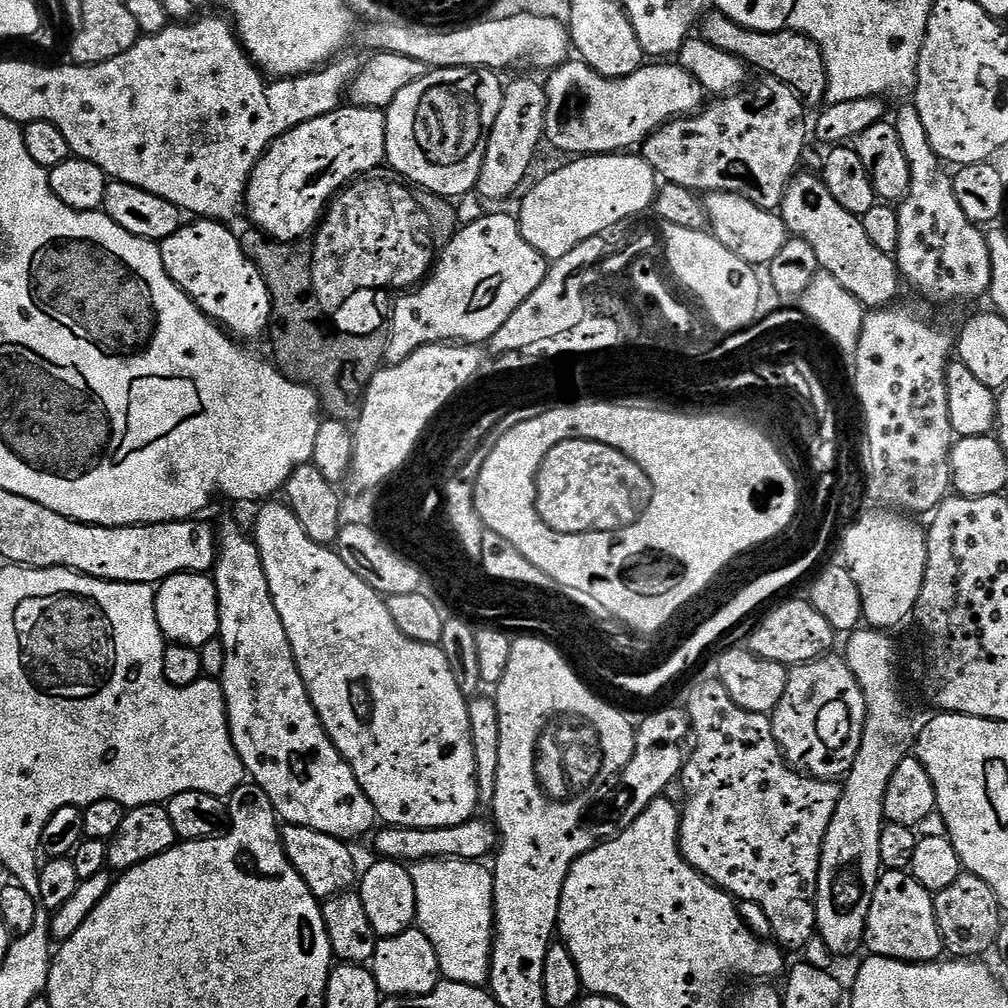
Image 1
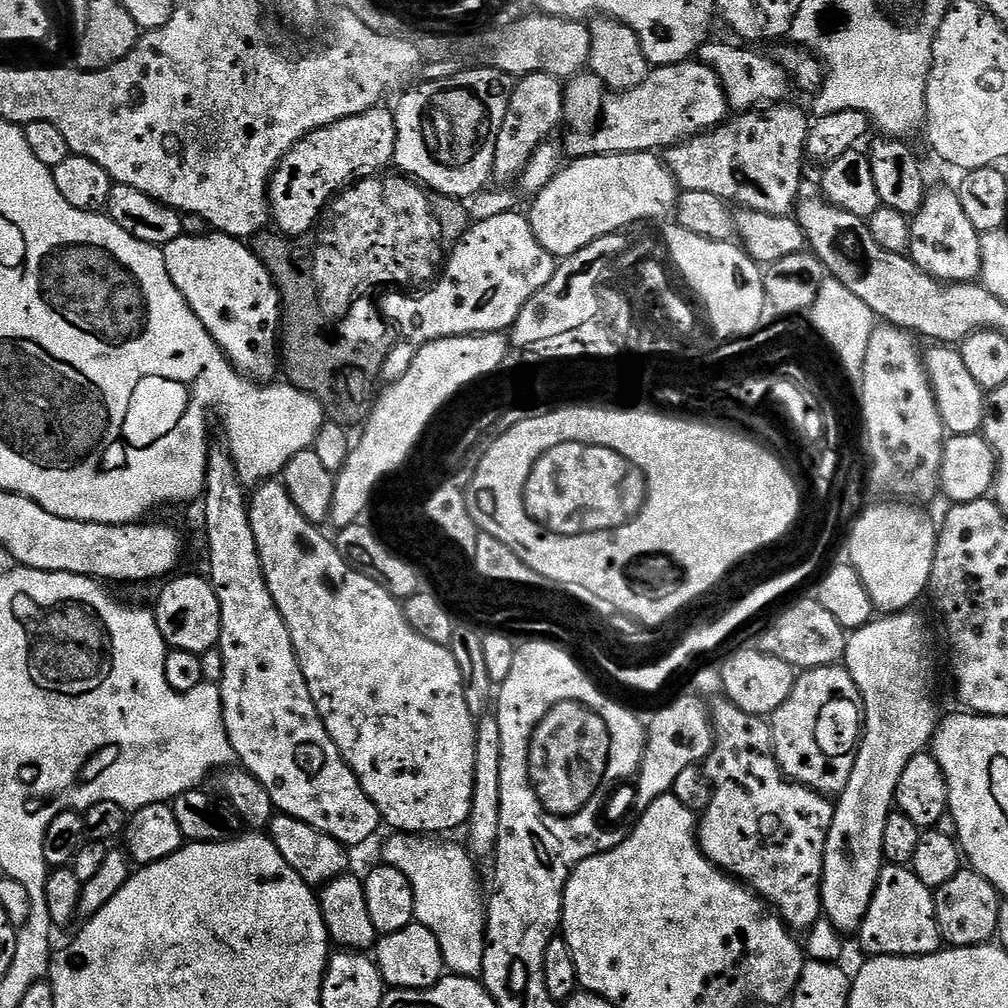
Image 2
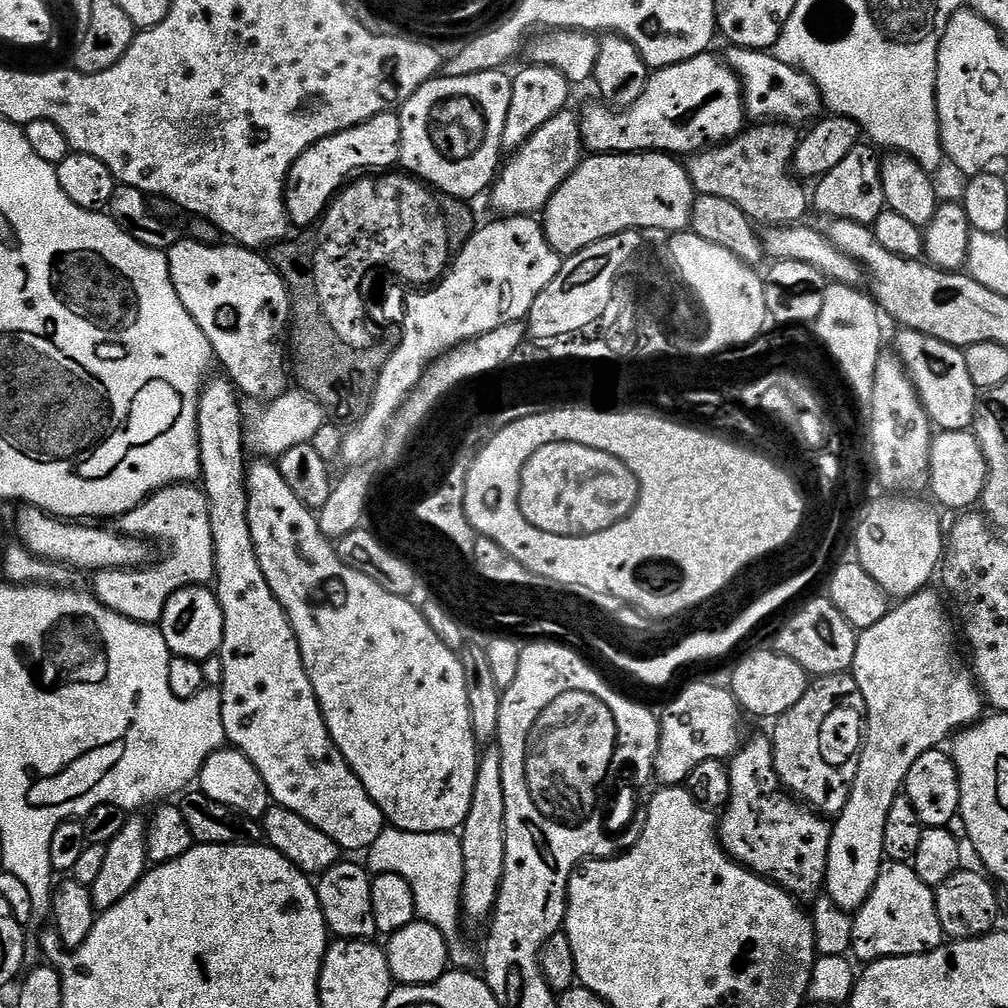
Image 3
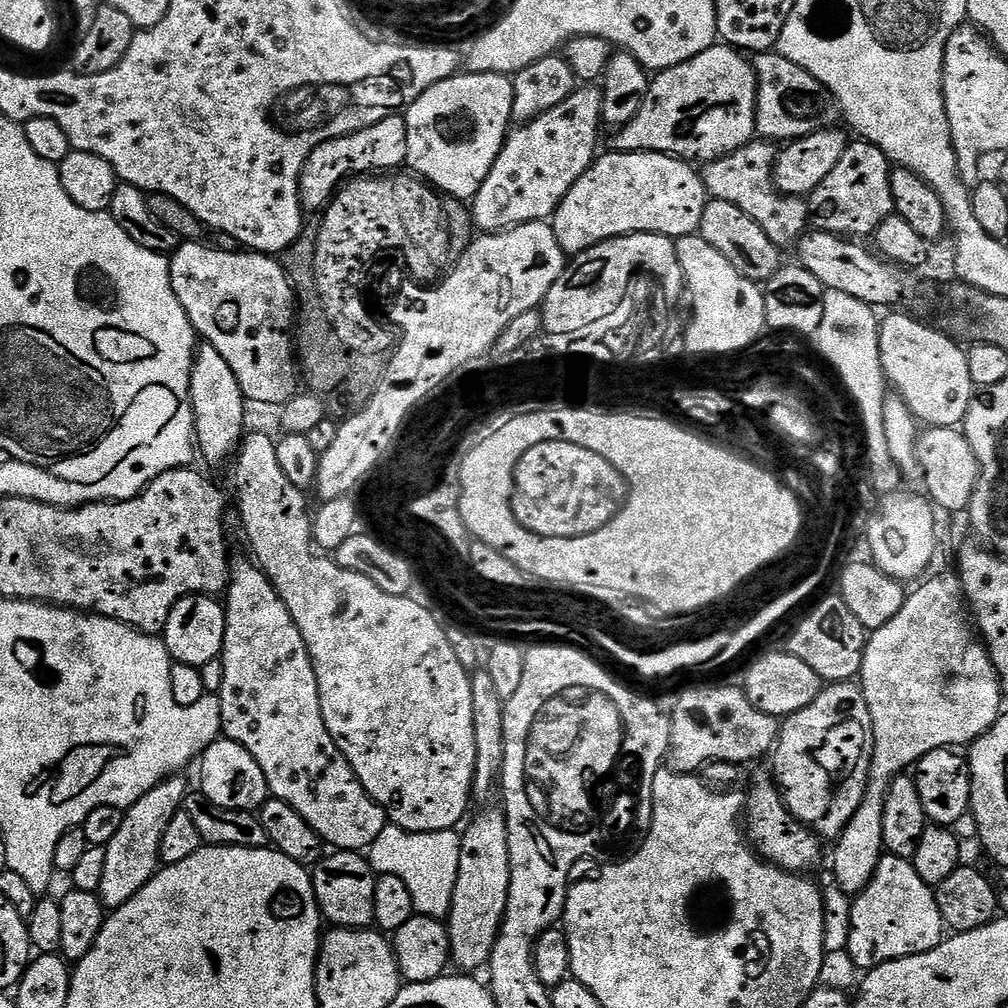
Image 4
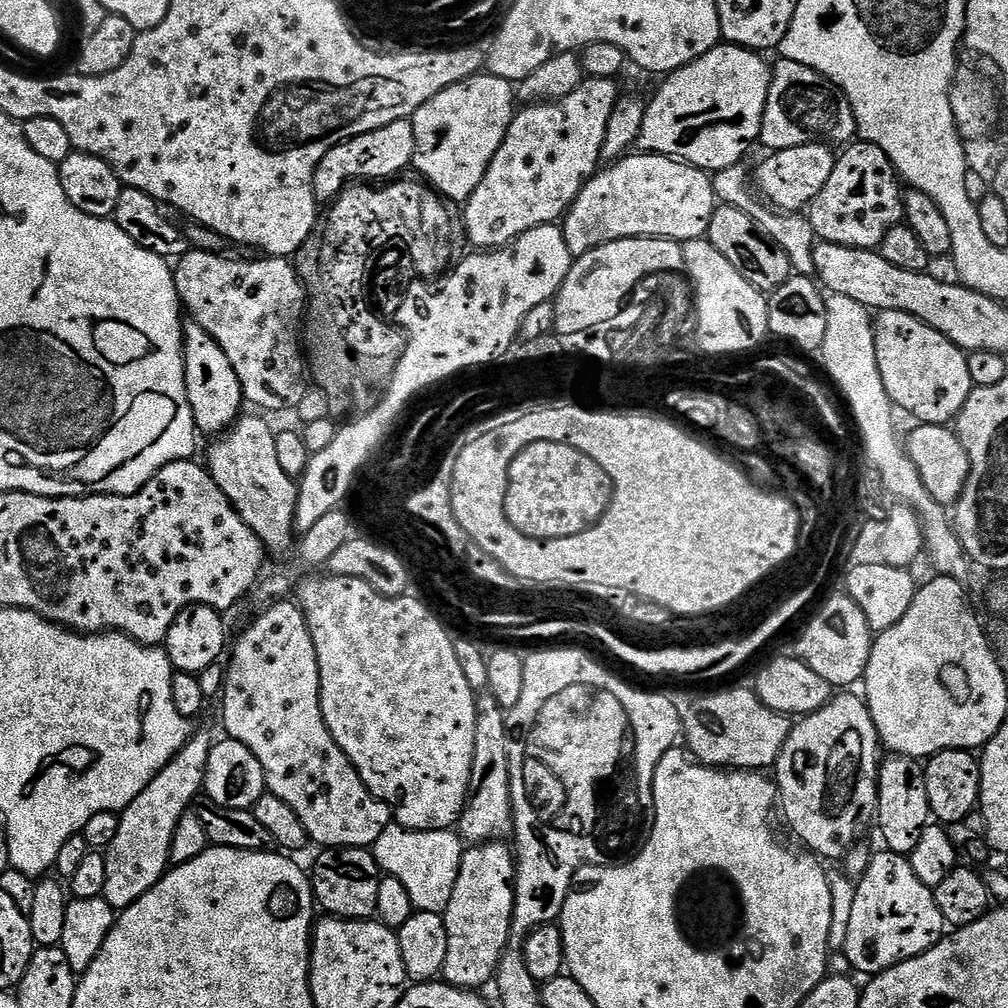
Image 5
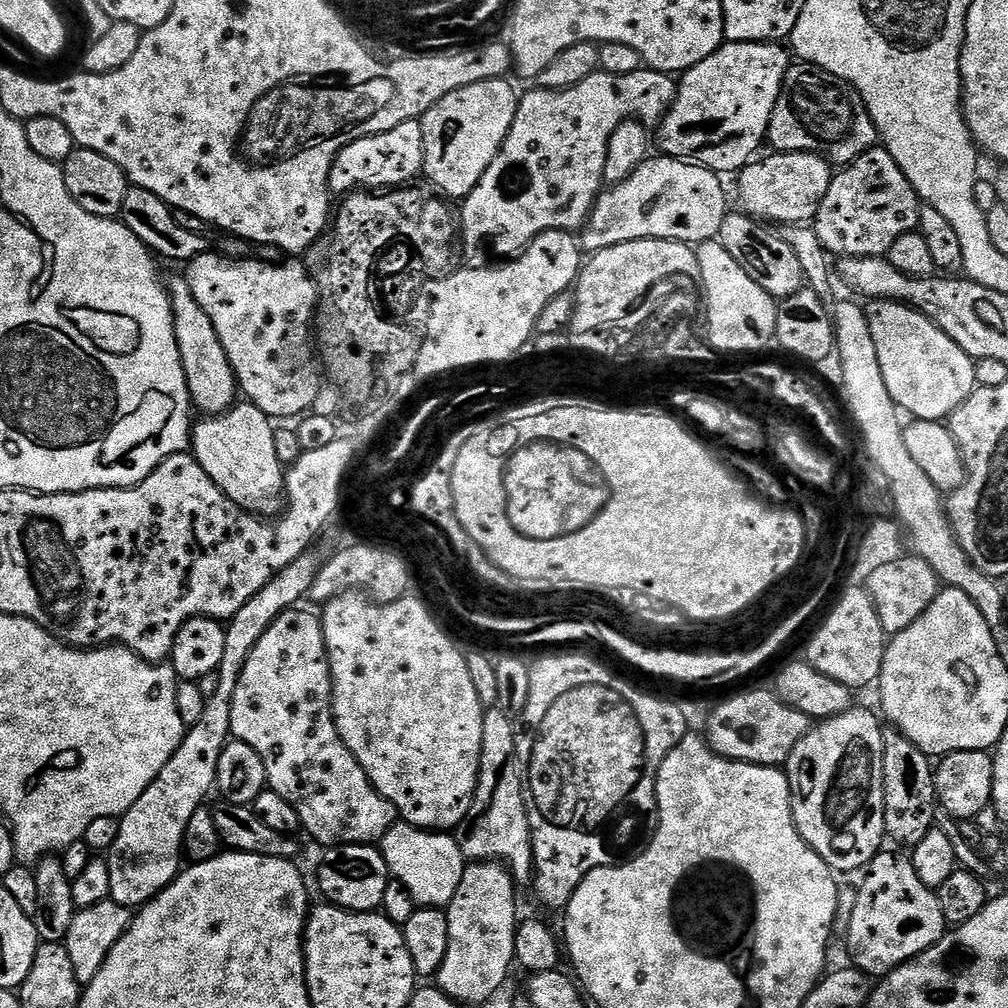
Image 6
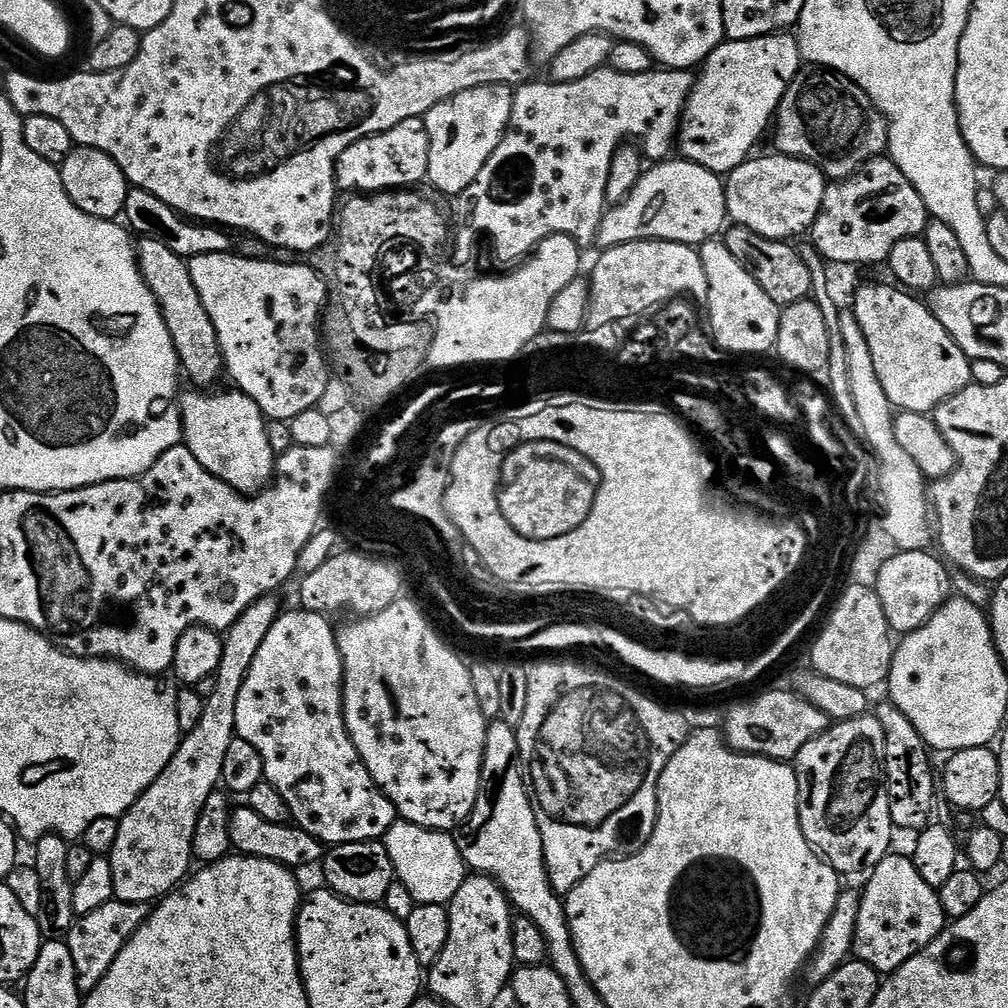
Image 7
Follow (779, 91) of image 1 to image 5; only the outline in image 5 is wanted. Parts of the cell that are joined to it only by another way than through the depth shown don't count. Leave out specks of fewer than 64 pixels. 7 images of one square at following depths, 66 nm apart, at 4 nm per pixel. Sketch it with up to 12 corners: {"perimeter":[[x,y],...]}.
{"perimeter":[[743,163],[712,176],[720,204],[754,218],[788,252],[795,275],[815,277],[818,241],[807,215],[762,199]]}

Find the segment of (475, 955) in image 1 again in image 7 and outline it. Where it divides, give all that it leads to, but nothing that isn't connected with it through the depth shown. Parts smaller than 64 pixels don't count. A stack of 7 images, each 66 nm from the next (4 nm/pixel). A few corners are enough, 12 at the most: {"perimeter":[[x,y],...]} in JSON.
{"perimeter":[[397,822],[382,841],[417,904],[447,906],[466,865],[455,839]]}

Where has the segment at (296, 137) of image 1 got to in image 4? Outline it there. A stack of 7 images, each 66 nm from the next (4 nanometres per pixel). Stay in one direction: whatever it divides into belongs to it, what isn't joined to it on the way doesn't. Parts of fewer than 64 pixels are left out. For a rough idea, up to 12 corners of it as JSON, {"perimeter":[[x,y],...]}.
{"perimeter":[[394,114],[314,150],[300,203],[319,213],[361,168],[396,170],[408,122]]}

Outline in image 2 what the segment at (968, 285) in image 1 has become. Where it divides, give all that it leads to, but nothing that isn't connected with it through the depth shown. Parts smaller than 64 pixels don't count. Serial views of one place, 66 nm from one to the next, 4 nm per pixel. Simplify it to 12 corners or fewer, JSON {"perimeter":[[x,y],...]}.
{"perimeter":[[959,191],[911,217],[907,255],[943,284],[980,280],[982,233]]}

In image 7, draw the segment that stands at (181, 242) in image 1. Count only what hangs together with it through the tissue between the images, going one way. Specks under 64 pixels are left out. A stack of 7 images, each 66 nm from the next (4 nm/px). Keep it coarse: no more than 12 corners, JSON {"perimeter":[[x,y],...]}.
{"perimeter":[[188,260],[227,375],[269,421],[319,405],[311,263]]}

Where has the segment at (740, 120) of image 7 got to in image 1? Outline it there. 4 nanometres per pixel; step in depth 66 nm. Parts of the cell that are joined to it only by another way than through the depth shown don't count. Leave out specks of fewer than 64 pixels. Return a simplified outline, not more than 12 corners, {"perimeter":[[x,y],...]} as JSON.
{"perimeter":[[579,58],[547,73],[547,143],[624,154],[706,91],[676,62],[611,80]]}

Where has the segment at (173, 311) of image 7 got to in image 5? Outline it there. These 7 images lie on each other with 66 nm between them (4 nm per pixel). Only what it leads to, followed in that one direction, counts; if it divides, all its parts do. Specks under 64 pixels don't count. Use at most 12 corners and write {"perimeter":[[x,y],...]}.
{"perimeter":[[185,323],[186,398],[197,433],[216,438],[242,415],[226,350]]}

